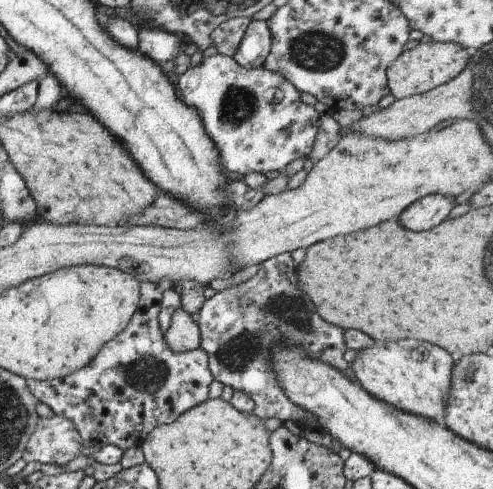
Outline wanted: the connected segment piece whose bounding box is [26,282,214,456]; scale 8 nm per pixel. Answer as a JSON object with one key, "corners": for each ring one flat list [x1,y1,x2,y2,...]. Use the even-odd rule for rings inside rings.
{"corners":[[140,283,140,300,138,308,128,326,116,334,110,342,102,346,98,356,76,372,64,378,52,380,27,380,28,392,39,402,49,406,55,415,65,416,73,421,76,430,83,440,82,454,95,454,106,444,114,445,126,452,132,446,141,446,145,436,156,426,170,424,183,412,202,404,208,399,208,386,214,377,209,368,208,352,204,348,187,351,173,351,160,330,158,317,164,292,158,284]]}

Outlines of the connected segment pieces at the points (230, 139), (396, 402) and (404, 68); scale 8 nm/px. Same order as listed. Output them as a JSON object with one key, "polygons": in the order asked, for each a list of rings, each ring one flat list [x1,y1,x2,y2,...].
{"polygons":[[[220,53,212,57,197,57,191,66,181,69,177,91,186,106,196,108,210,140,220,152,220,168,231,177,244,177,254,172,281,172,287,164,308,157,312,151,322,114,302,101,301,92,292,83,263,66,246,68,234,57]],[[400,340,390,344,376,342,368,350,362,348,351,365,356,381,370,396,402,412,442,422,450,396,455,358,438,346,430,346,416,340]],[[419,42,417,46,401,52,400,56,388,67,387,81,391,93,396,100,406,100,424,94,437,86,454,80,468,63,472,51,454,42]]]}

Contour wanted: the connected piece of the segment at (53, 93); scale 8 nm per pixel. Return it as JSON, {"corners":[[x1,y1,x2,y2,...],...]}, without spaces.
{"corners":[[48,71,39,80,39,89,36,102,31,106,34,112,46,109,73,110,77,108,76,103,65,88,60,84,60,80]]}

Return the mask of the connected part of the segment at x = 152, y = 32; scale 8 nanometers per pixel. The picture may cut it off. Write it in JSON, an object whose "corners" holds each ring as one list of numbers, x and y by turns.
{"corners":[[148,26,139,27,138,40,140,40,138,50,160,65,175,60,185,47,184,39,179,35]]}

